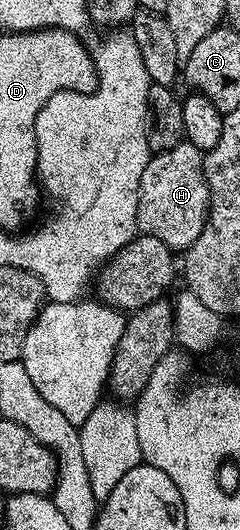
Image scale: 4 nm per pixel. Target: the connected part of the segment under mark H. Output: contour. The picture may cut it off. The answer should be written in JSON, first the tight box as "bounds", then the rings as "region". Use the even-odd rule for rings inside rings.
{"bounds":[137,139,211,251],"region":[[[186,139],[178,141],[173,148],[164,153],[152,156],[150,163],[141,171],[141,183],[137,195],[138,232],[142,235],[153,235],[161,239],[172,251],[185,251],[201,235],[207,222],[207,210],[211,207],[211,192],[203,174],[204,150],[193,147]]]}

